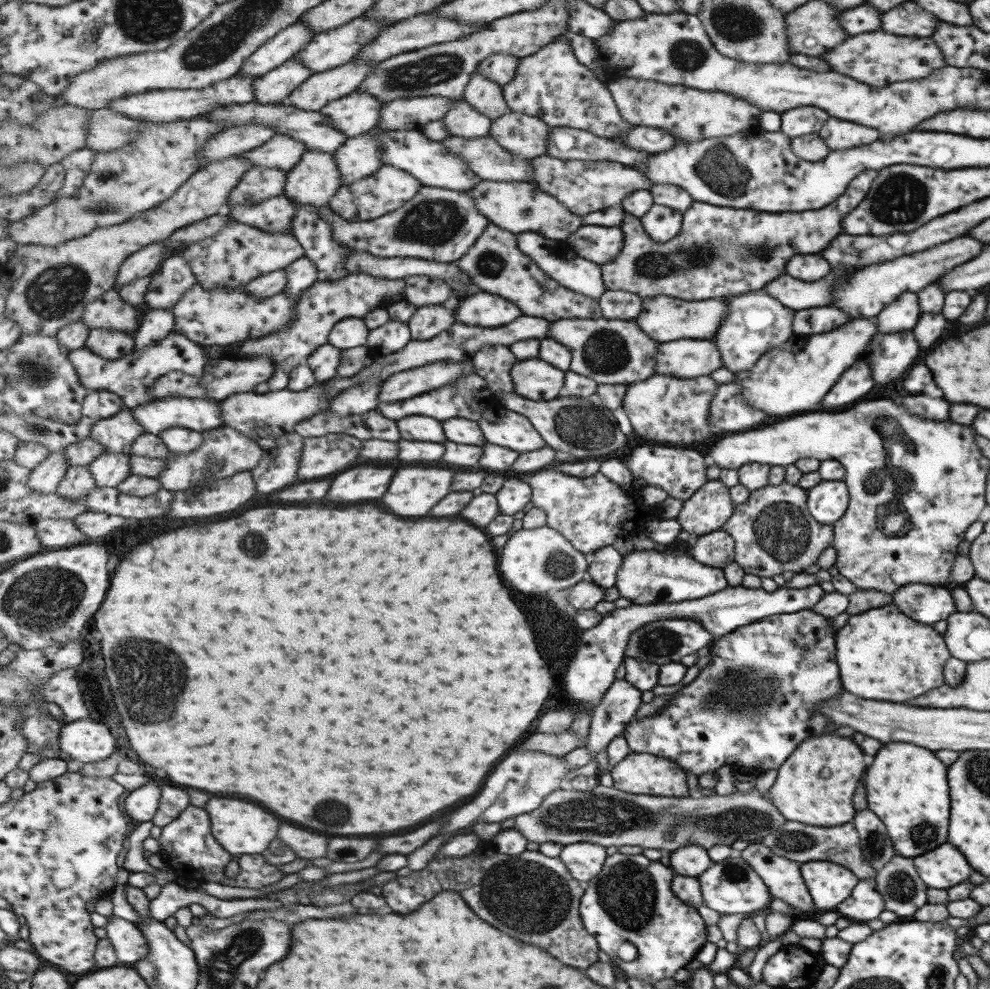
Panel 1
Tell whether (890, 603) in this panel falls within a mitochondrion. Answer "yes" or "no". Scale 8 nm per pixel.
no

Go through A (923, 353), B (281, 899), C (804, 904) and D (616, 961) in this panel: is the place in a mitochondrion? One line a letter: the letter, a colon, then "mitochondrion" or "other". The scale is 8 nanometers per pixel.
A: other
B: other
C: other
D: other

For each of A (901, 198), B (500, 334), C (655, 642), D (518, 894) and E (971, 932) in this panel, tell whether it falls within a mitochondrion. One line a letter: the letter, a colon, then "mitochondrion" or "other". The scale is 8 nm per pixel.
A: mitochondrion
B: other
C: mitochondrion
D: mitochondrion
E: other

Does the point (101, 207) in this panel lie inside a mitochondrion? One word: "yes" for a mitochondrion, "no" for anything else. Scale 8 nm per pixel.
yes

